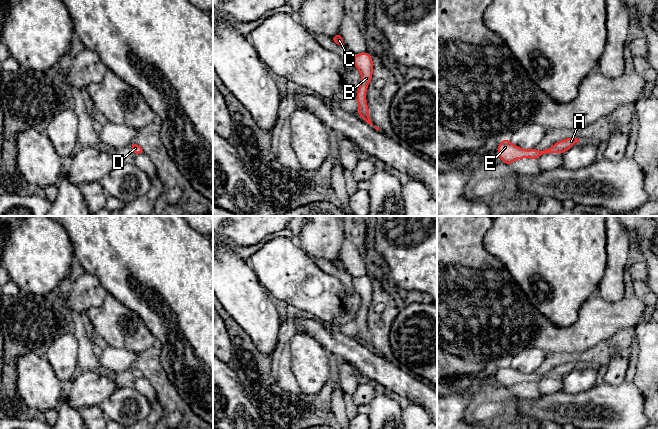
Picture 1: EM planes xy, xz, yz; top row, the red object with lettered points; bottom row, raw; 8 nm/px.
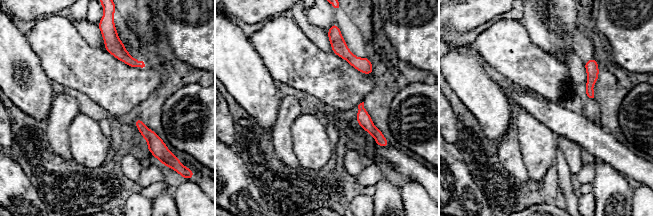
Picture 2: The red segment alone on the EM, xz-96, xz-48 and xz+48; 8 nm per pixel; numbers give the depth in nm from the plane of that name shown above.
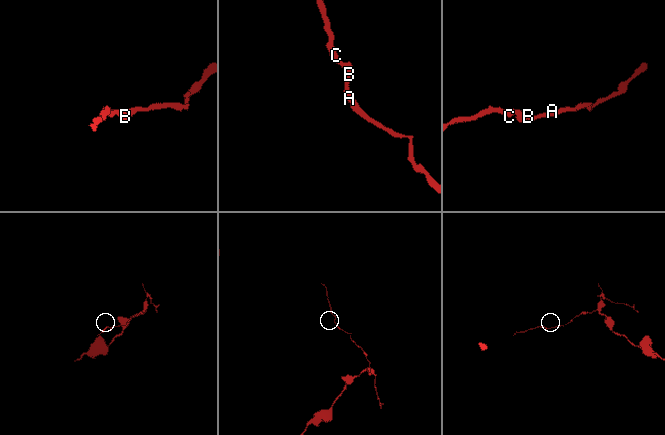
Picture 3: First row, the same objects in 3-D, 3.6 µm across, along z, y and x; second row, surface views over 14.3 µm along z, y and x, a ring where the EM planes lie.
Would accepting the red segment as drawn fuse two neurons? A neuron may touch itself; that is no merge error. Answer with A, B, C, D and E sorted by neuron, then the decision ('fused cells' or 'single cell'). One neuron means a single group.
groups A B C D E; single cell

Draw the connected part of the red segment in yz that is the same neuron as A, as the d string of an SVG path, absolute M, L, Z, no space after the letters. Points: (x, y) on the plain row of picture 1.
M575 361L560 364L550 370L548 373L539 375L535 372L530 374L522 373L512 368L507 362L503 363L497 370L497 378L505 389L511 389L515 384L522 382L538 383L546 377L564 377L573 371L580 364Z

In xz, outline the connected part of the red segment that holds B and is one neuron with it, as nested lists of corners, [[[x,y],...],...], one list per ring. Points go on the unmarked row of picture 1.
[[[366,275],[360,278],[353,278],[353,287],[356,293],[359,294],[362,302],[356,318],[359,329],[356,337],[368,348],[373,349],[369,341],[370,335],[366,324],[367,312],[373,300],[373,283]]]

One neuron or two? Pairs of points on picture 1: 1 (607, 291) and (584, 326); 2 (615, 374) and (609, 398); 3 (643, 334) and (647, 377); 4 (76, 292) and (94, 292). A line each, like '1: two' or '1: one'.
1: two
2: two
3: one
4: one

